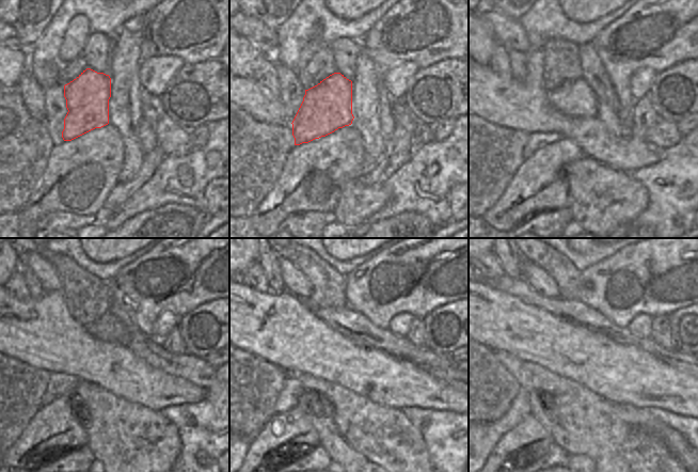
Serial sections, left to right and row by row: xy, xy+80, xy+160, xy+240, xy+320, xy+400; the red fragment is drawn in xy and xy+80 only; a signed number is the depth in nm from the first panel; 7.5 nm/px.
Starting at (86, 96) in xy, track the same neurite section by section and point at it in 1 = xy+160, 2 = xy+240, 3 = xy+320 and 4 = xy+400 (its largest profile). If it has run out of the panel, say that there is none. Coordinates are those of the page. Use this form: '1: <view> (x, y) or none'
1: xy+160 (575, 98)
2: xy+240 (59, 383)
3: xy+320 (288, 397)
4: xy+400 (490, 434)

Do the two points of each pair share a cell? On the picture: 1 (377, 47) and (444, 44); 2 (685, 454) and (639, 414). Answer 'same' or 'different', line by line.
1: same
2: same

